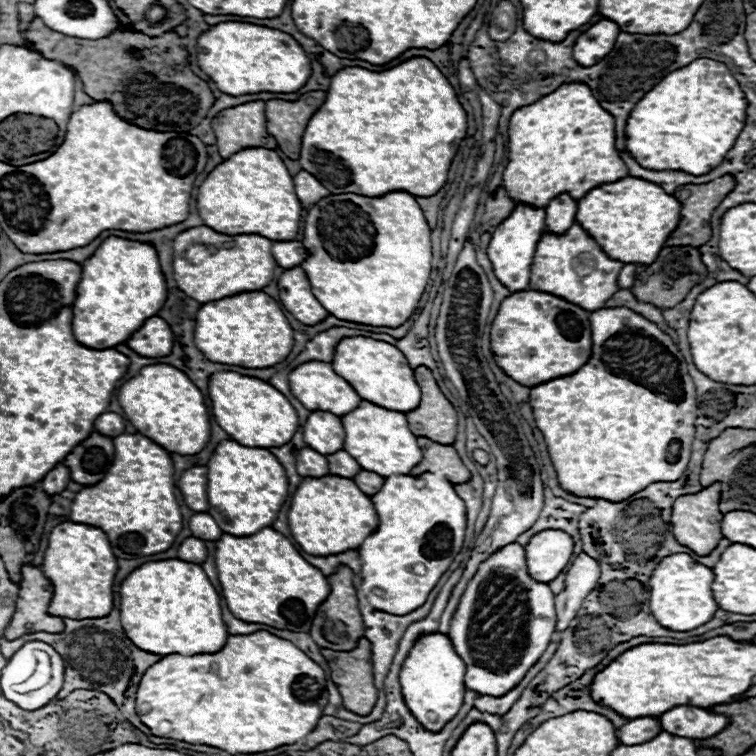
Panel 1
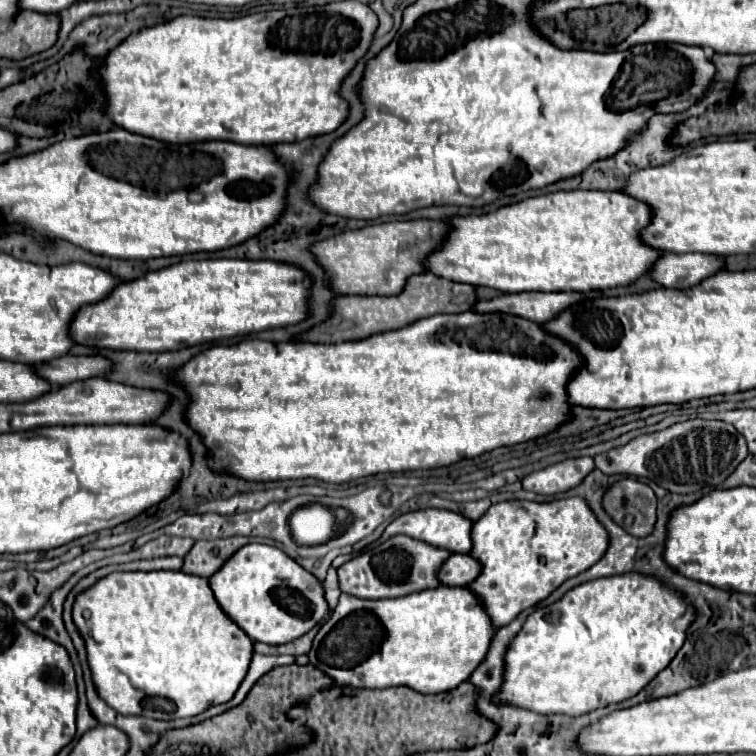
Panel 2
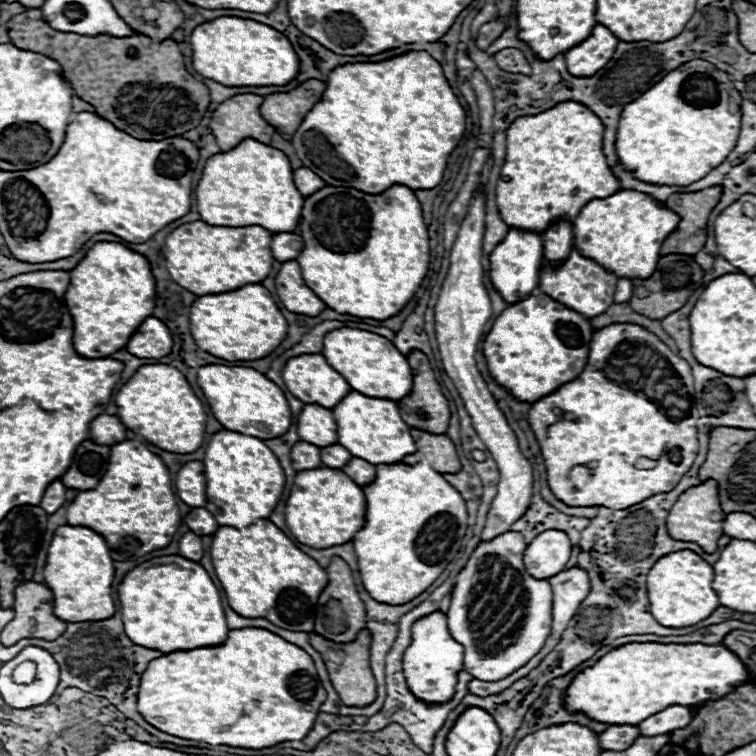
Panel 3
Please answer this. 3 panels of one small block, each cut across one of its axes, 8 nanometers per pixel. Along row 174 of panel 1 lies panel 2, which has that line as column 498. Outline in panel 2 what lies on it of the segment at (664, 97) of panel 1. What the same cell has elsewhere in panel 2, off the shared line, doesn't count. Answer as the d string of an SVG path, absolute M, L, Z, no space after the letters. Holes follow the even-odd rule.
M626 572L620 576L610 576L610 578L598 578L598 580L590 580L586 584L580 584L576 588L572 588L562 600L536 610L524 624L524 628L520 630L520 634L512 640L508 652L506 652L506 672L504 672L504 684L502 690L496 694L498 702L508 702L538 714L566 714L566 716L580 716L584 712L596 710L596 708L604 708L612 702L622 702L626 698L636 696L660 670L664 670L670 660L676 656L676 652L682 648L684 640L686 640L686 628L690 628L692 620L696 616L696 608L682 598L682 592L674 590L674 588L666 588L666 584L662 584L660 580L656 580L656 576L646 576L646 574L638 574L638 572Z

